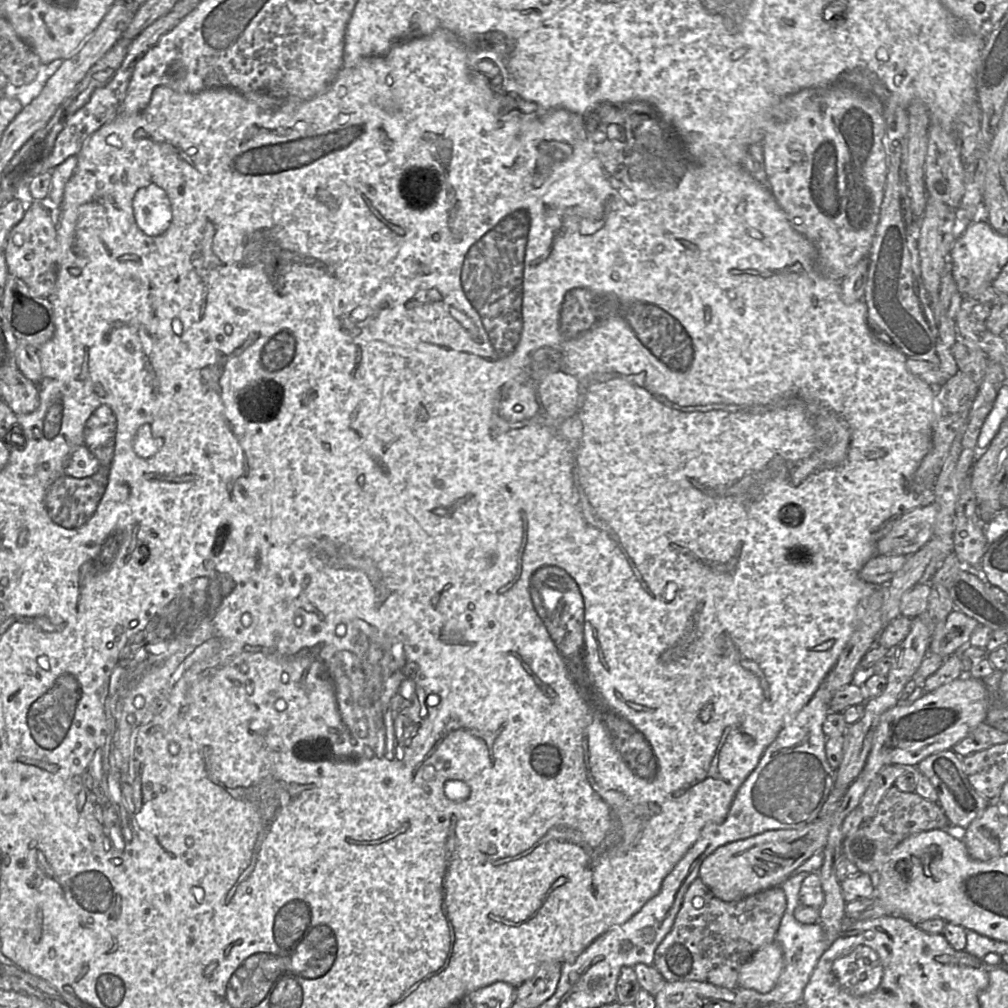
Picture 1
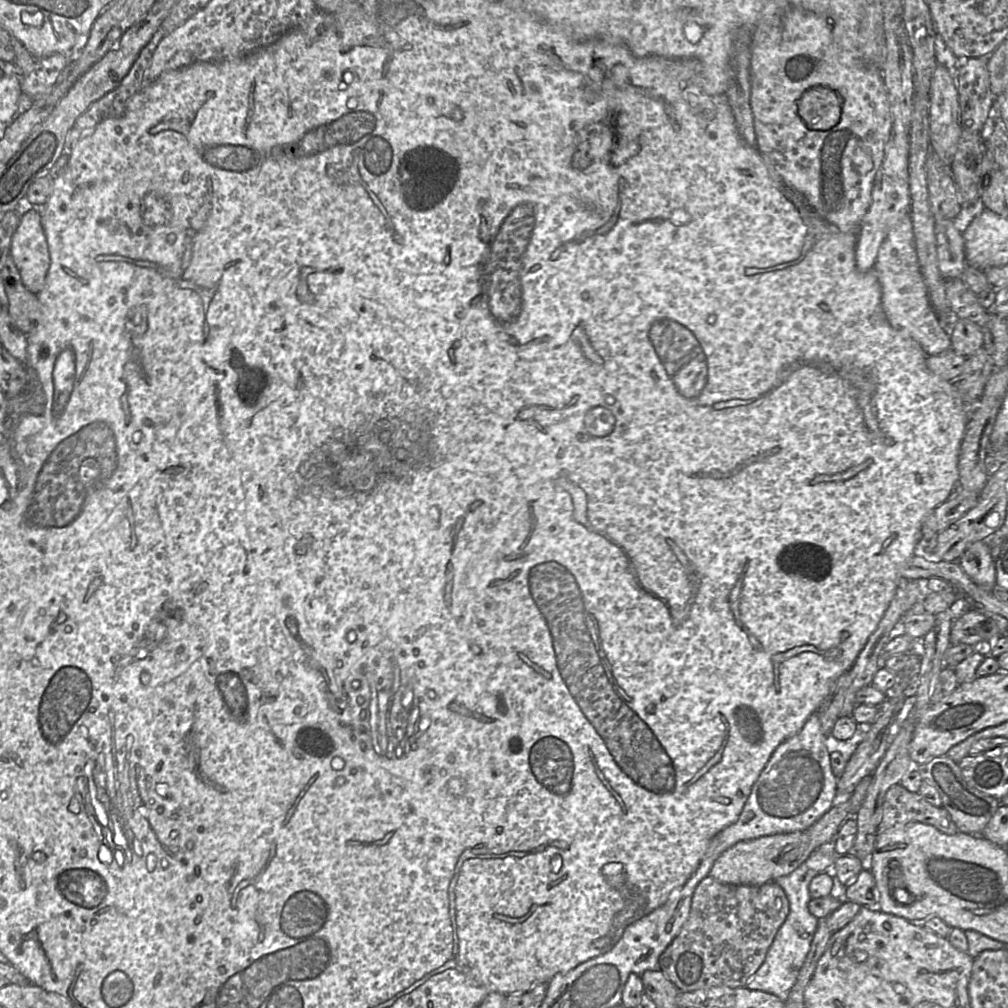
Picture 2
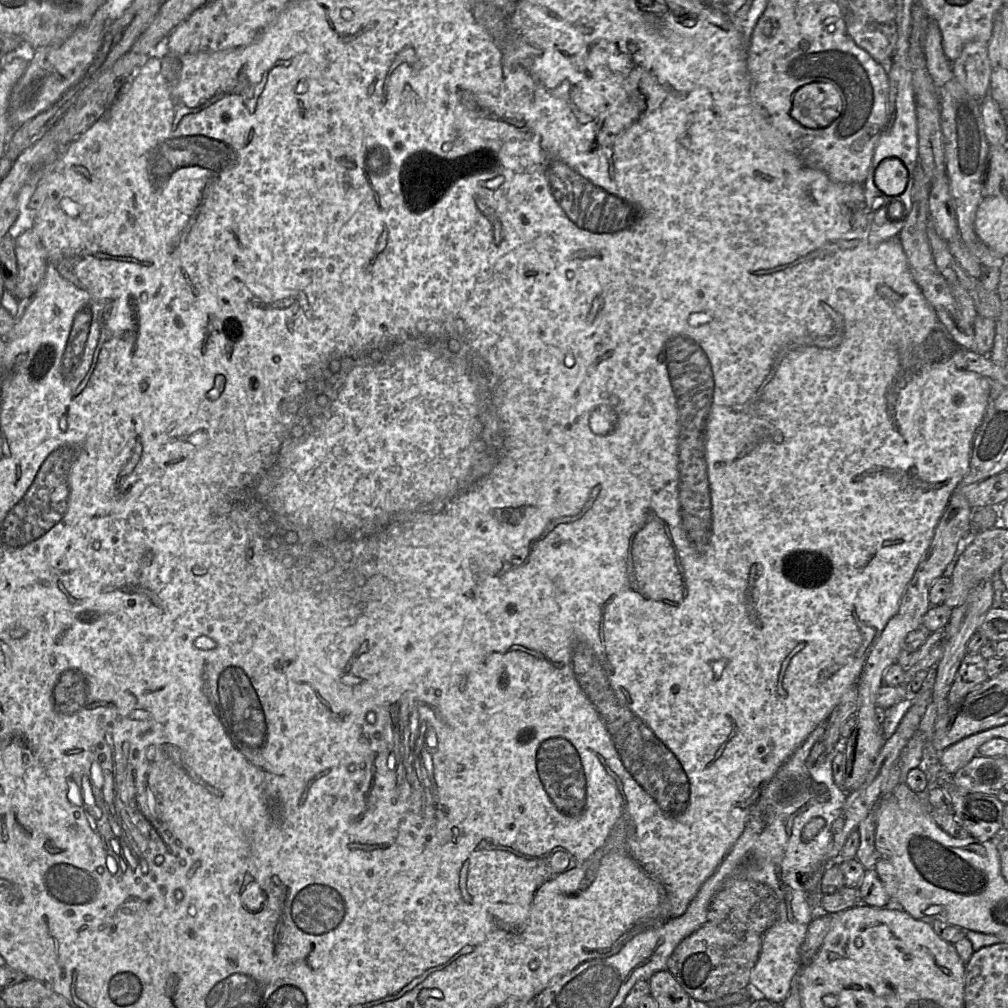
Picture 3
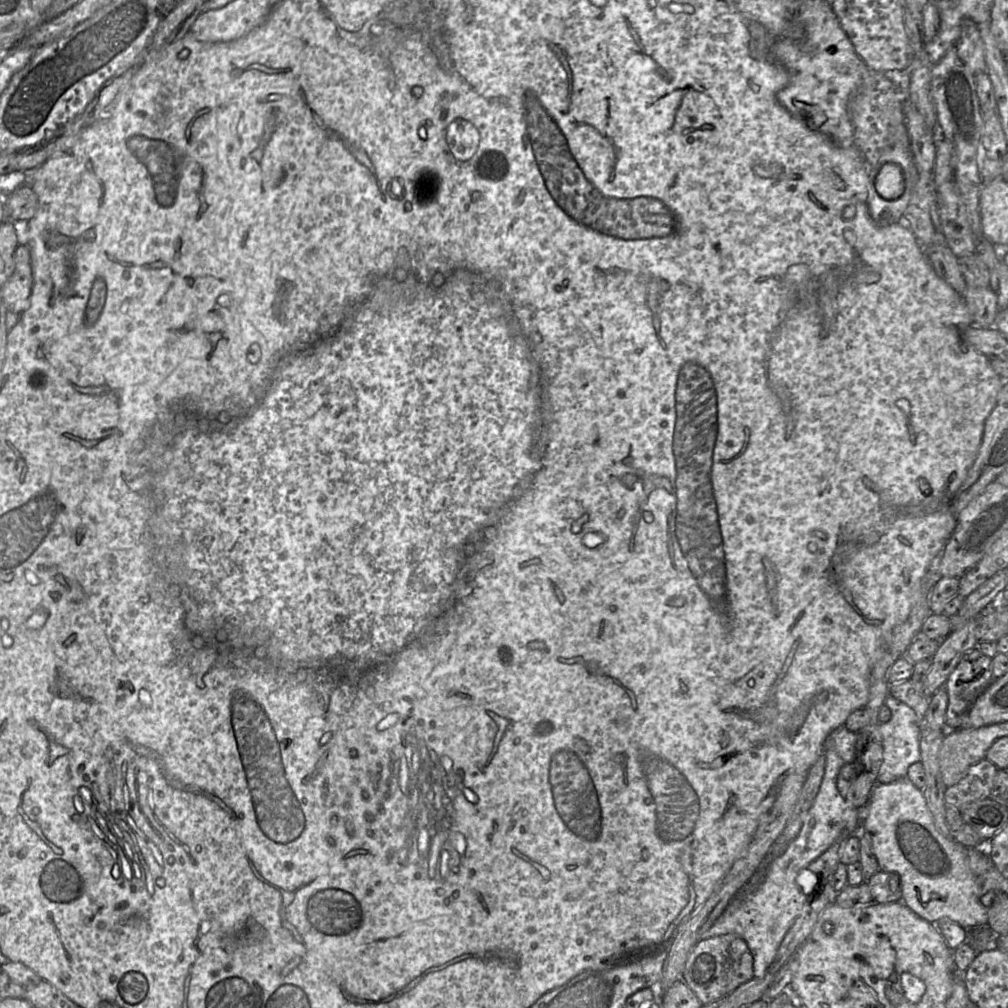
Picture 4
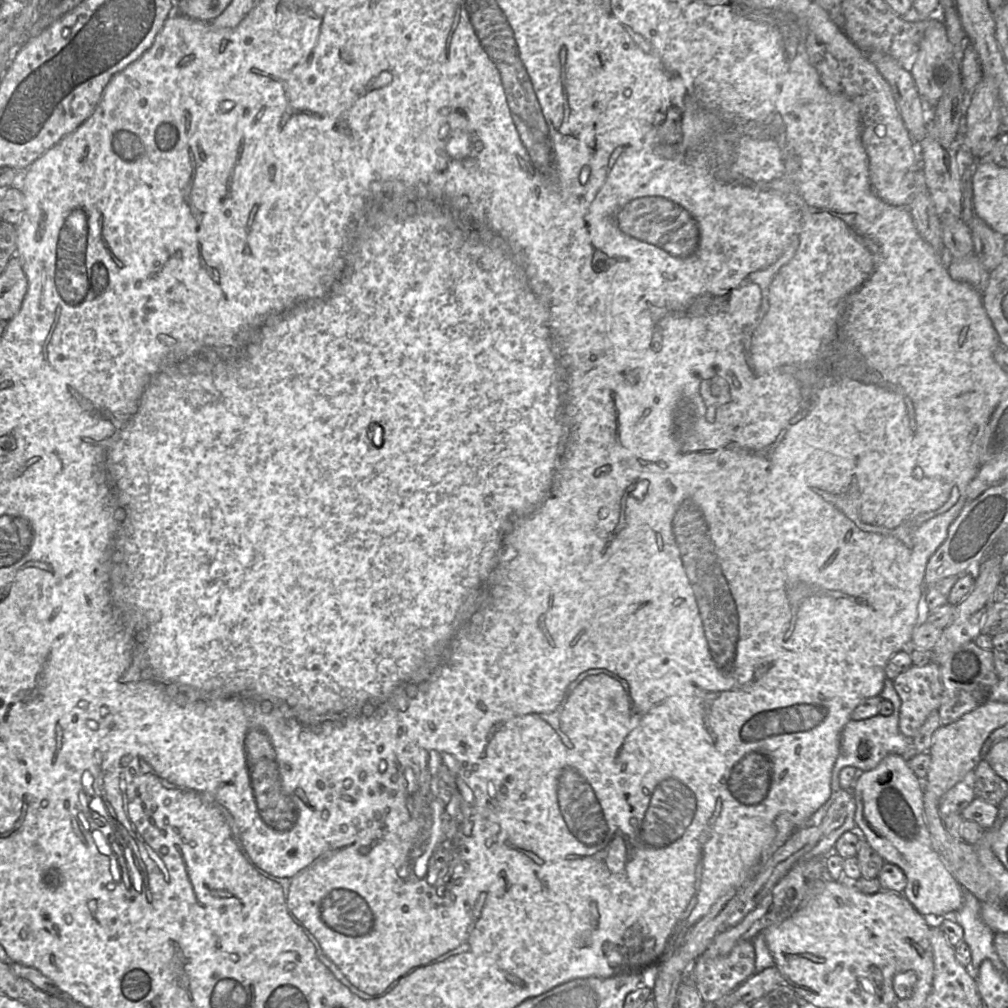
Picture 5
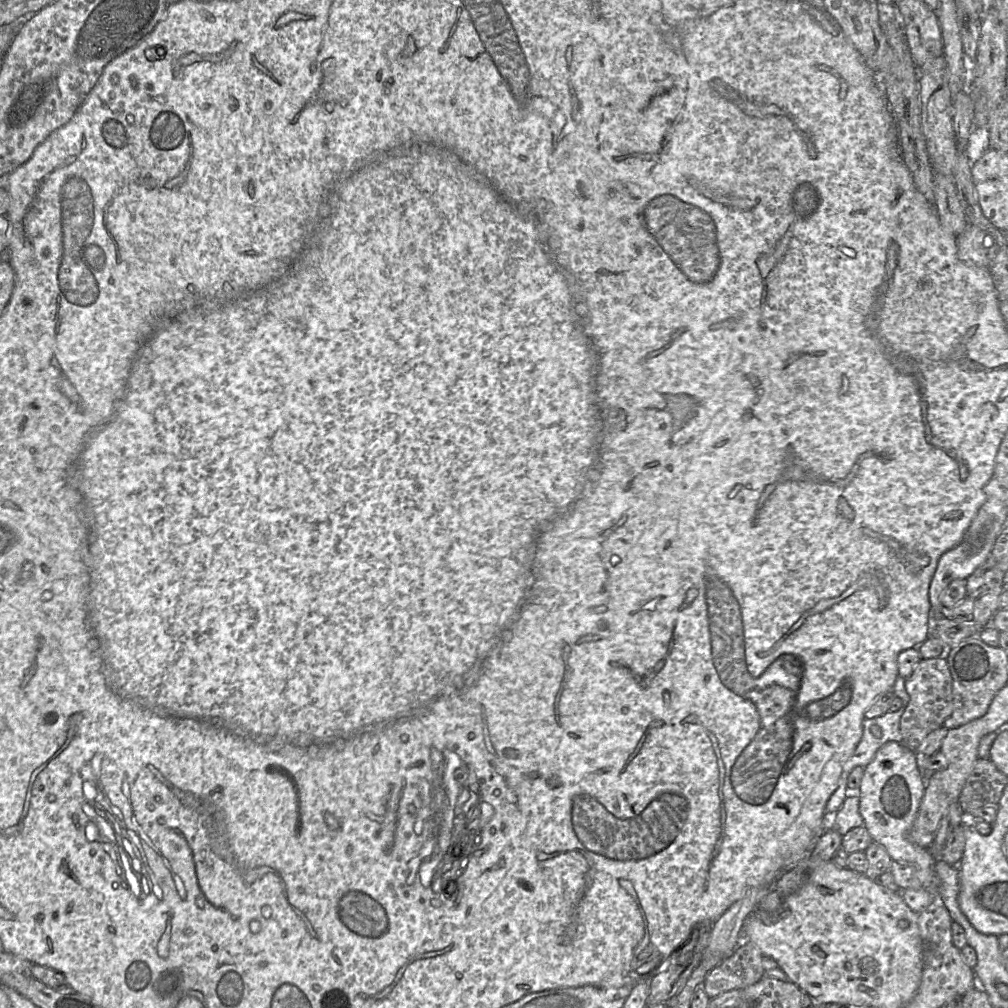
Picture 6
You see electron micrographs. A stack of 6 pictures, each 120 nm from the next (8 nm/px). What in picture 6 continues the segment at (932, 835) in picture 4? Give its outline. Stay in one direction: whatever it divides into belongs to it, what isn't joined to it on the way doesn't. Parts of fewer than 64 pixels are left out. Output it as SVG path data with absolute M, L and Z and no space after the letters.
M886 742L876 752L873 760L865 767L860 788L859 812L873 838L874 843L882 845L893 861L911 865L917 870L917 877L922 883L920 889L906 889L902 897L907 906L916 913L924 911L938 895L938 877L935 872L936 860L927 848L918 846L907 839L921 800L926 782L917 766L916 753L903 743Z

